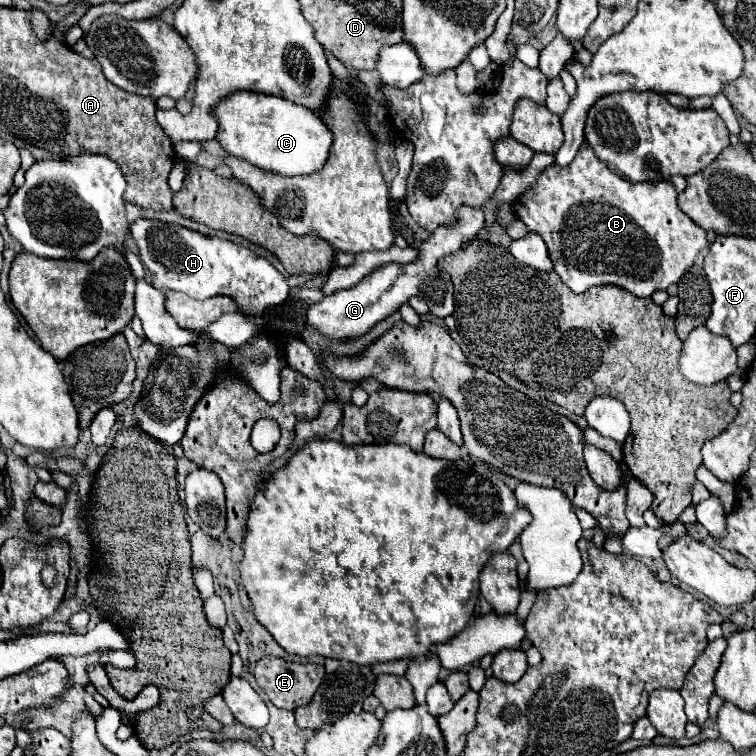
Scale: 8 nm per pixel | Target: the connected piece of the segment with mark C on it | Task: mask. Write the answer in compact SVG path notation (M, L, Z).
M236 92L218 104L214 114L220 122L216 140L230 154L244 158L262 170L278 172L284 176L318 172L326 164L330 146L334 142L332 132L316 112L280 96Z

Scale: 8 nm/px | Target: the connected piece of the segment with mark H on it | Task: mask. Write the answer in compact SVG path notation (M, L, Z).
M136 220L130 226L130 232L156 290L182 292L198 300L224 294L230 296L246 316L260 316L266 308L274 308L288 298L290 288L286 278L266 258L230 240L210 238L196 230L160 220Z

